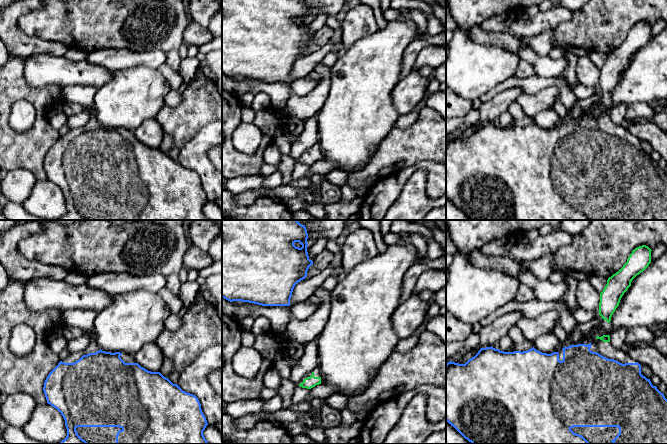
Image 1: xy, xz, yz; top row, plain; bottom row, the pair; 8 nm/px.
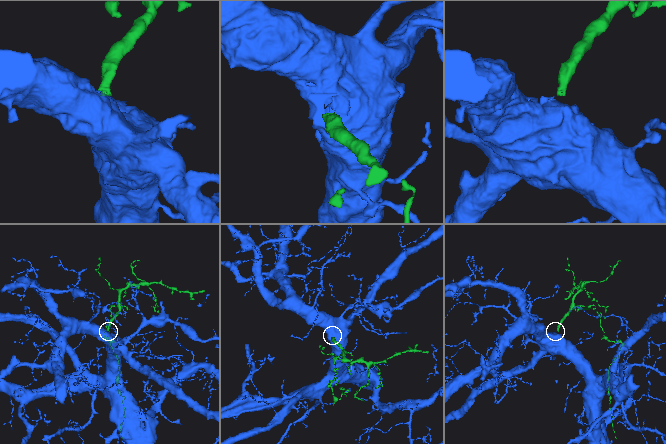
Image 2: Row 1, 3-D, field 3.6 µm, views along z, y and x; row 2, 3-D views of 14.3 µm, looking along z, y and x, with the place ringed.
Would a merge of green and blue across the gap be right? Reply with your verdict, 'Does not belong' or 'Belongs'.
Belongs

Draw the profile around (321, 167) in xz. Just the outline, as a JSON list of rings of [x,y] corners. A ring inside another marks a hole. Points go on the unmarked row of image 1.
[[[319,160],[310,165],[310,177],[313,175],[325,176],[335,169],[337,169],[337,165],[325,160]]]

